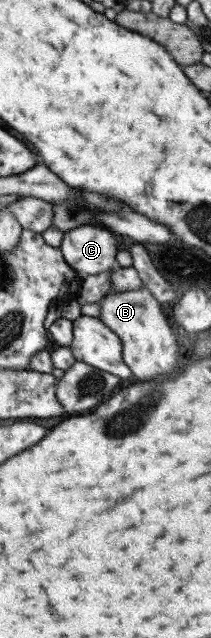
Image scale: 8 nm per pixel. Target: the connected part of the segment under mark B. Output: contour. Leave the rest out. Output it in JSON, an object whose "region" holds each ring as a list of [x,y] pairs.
{"region":[[[142,285],[137,290],[105,293],[97,302],[101,307],[100,319],[121,339],[122,357],[135,378],[165,380],[177,372],[179,343],[177,333],[160,302]]]}

